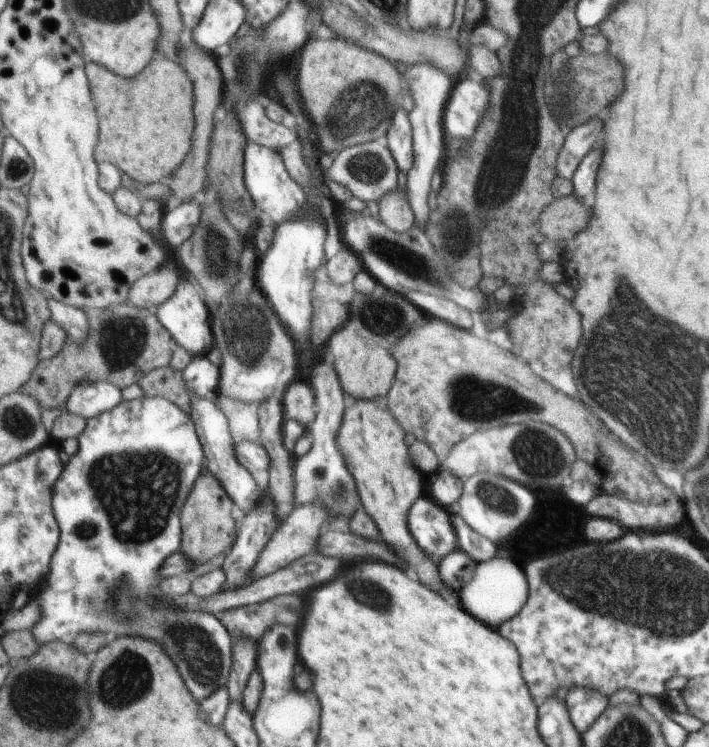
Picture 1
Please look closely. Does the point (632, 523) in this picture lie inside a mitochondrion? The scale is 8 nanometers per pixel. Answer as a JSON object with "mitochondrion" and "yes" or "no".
{"mitochondrion":"no"}

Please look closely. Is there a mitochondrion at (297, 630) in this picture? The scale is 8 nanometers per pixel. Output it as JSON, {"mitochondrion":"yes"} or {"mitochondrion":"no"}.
{"mitochondrion":"no"}

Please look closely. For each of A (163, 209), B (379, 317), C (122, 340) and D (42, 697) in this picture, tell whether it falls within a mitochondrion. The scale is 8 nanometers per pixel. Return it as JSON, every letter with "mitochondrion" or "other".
{"A":"other","B":"mitochondrion","C":"mitochondrion","D":"mitochondrion"}

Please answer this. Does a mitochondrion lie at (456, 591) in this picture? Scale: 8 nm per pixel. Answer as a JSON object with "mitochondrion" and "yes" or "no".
{"mitochondrion":"no"}

